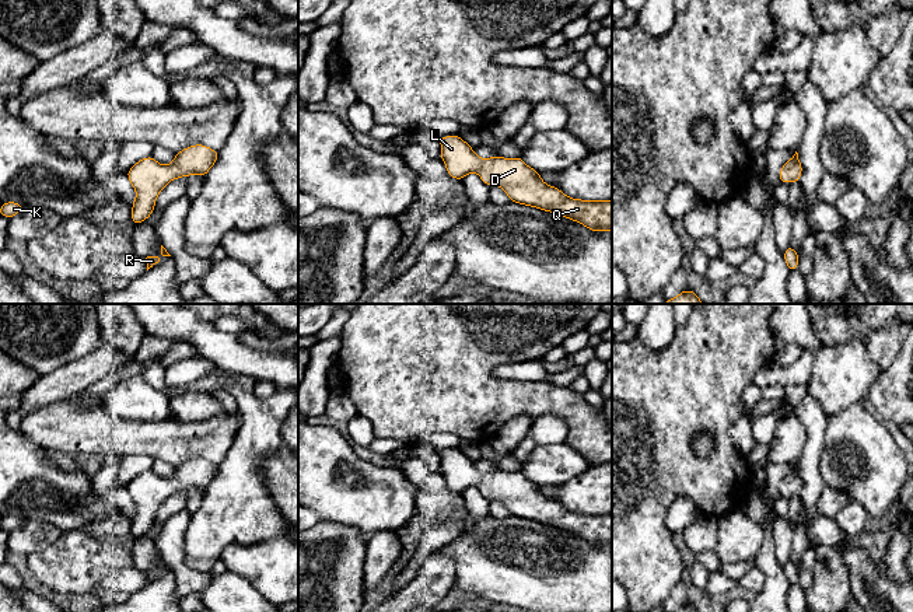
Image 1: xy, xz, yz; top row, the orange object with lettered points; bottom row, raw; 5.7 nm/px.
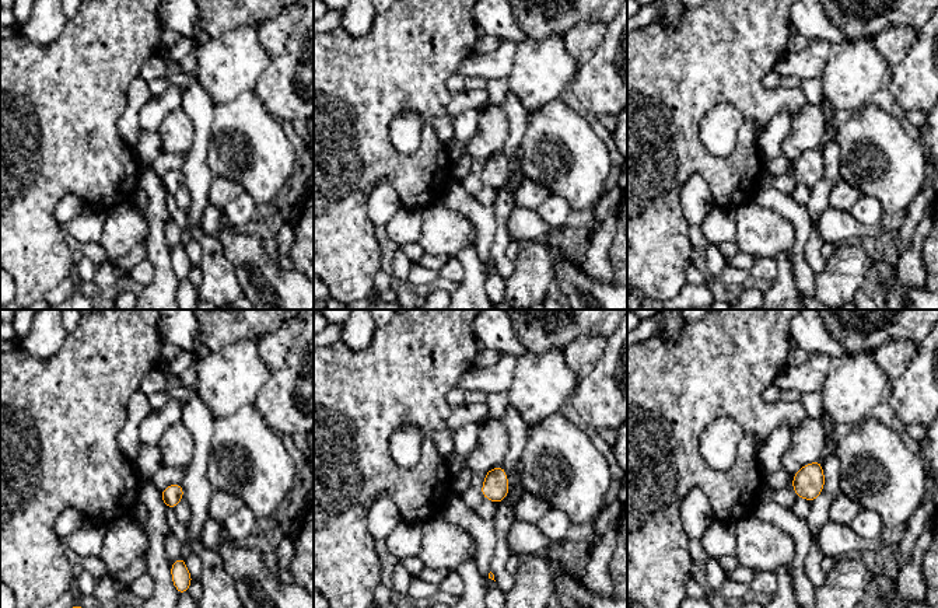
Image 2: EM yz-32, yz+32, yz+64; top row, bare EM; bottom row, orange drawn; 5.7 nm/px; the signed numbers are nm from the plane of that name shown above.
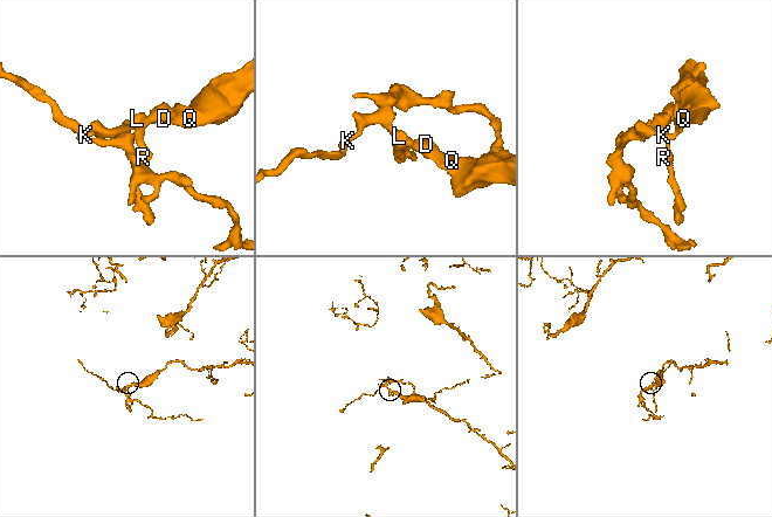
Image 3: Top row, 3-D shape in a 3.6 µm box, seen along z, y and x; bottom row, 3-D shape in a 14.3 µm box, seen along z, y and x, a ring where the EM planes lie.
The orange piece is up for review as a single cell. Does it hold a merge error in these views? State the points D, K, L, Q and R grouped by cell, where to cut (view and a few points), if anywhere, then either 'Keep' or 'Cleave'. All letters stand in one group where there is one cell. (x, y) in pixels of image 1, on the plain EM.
Groups: D K L Q R. No split. Keep

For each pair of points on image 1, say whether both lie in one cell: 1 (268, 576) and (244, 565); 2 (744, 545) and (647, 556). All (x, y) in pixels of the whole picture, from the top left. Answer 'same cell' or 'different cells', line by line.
1: same cell
2: different cells

